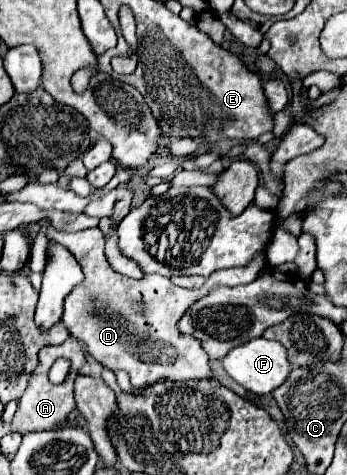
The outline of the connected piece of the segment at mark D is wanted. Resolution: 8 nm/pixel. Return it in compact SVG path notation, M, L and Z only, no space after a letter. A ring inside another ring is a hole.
M50 228L48 240L66 246L74 254L86 276L84 282L76 286L64 300L64 314L62 314L64 326L74 338L78 338L84 344L86 352L102 366L114 372L116 370L128 372L132 388L136 392L164 380L186 382L186 380L212 378L208 354L204 352L204 348L196 338L192 338L190 334L180 334L178 320L188 312L188 308L198 298L208 294L212 288L250 284L260 272L260 266L256 266L256 262L252 262L252 266L248 268L244 266L244 268L216 270L204 282L202 288L186 290L174 286L170 278L156 274L146 274L140 280L132 280L128 276L116 274L104 256L104 236L98 228L80 230L74 234L66 234ZM92 294L104 294L104 298L108 298L108 306L100 306L100 302L96 302ZM136 300L148 304L148 310L144 314L136 314L132 306L128 306L128 302L136 302Z

